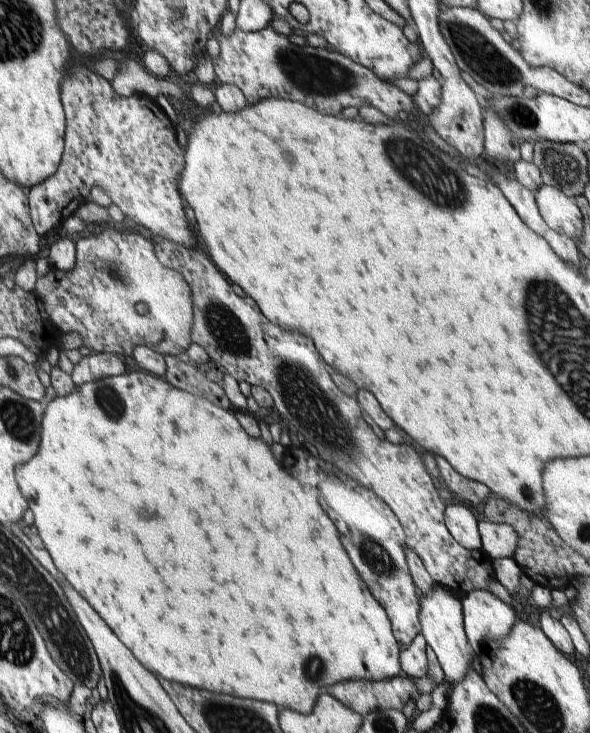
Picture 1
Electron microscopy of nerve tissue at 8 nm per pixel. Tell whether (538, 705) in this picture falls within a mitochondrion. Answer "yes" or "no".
yes

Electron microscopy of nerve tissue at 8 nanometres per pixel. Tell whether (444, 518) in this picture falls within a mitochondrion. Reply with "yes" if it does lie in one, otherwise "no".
no

